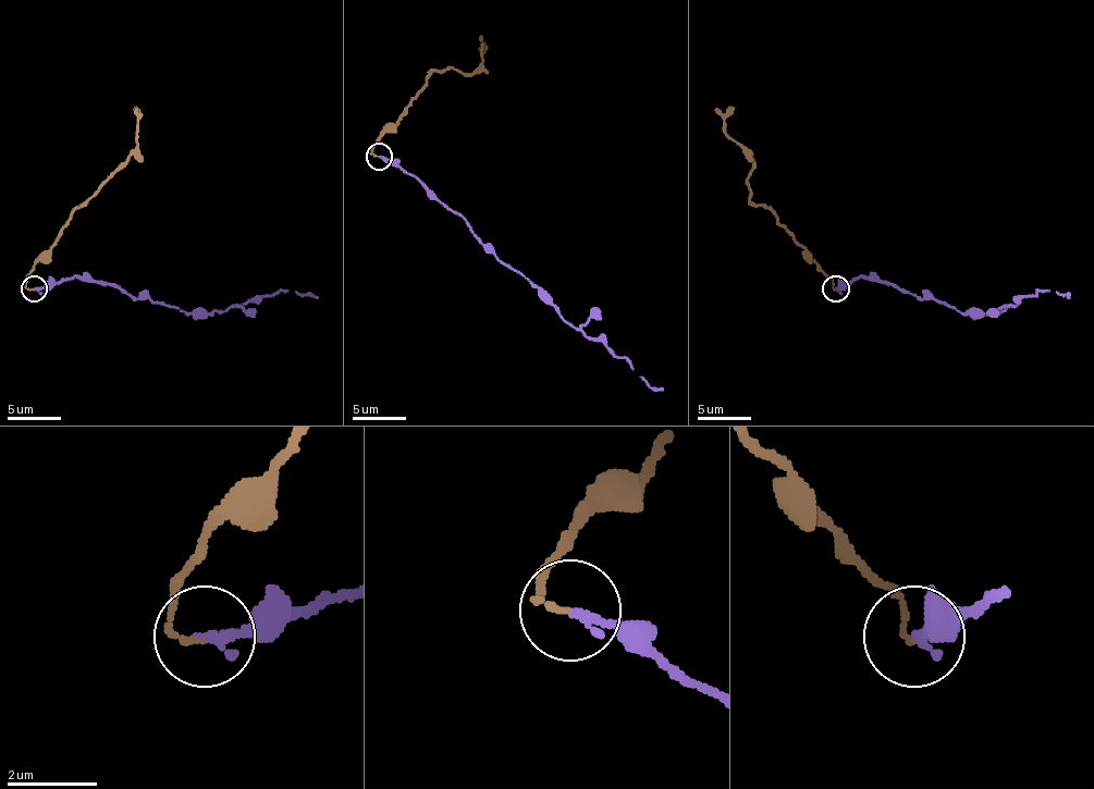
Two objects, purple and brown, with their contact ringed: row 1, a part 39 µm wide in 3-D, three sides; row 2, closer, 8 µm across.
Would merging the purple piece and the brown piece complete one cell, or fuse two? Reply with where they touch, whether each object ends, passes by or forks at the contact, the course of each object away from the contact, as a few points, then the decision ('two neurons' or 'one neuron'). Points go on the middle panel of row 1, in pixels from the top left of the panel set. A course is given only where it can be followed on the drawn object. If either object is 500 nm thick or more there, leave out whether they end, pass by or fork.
at (379, 156); purple ends there; brown ends there; purple runs (378, 156), (413, 174), (462, 217), (477, 238), (533, 284), (555, 310), (625, 358), (651, 389), (662, 391); brown runs (378, 156), (370, 150), (432, 72), (471, 72), (482, 59), (480, 37); two neurons

